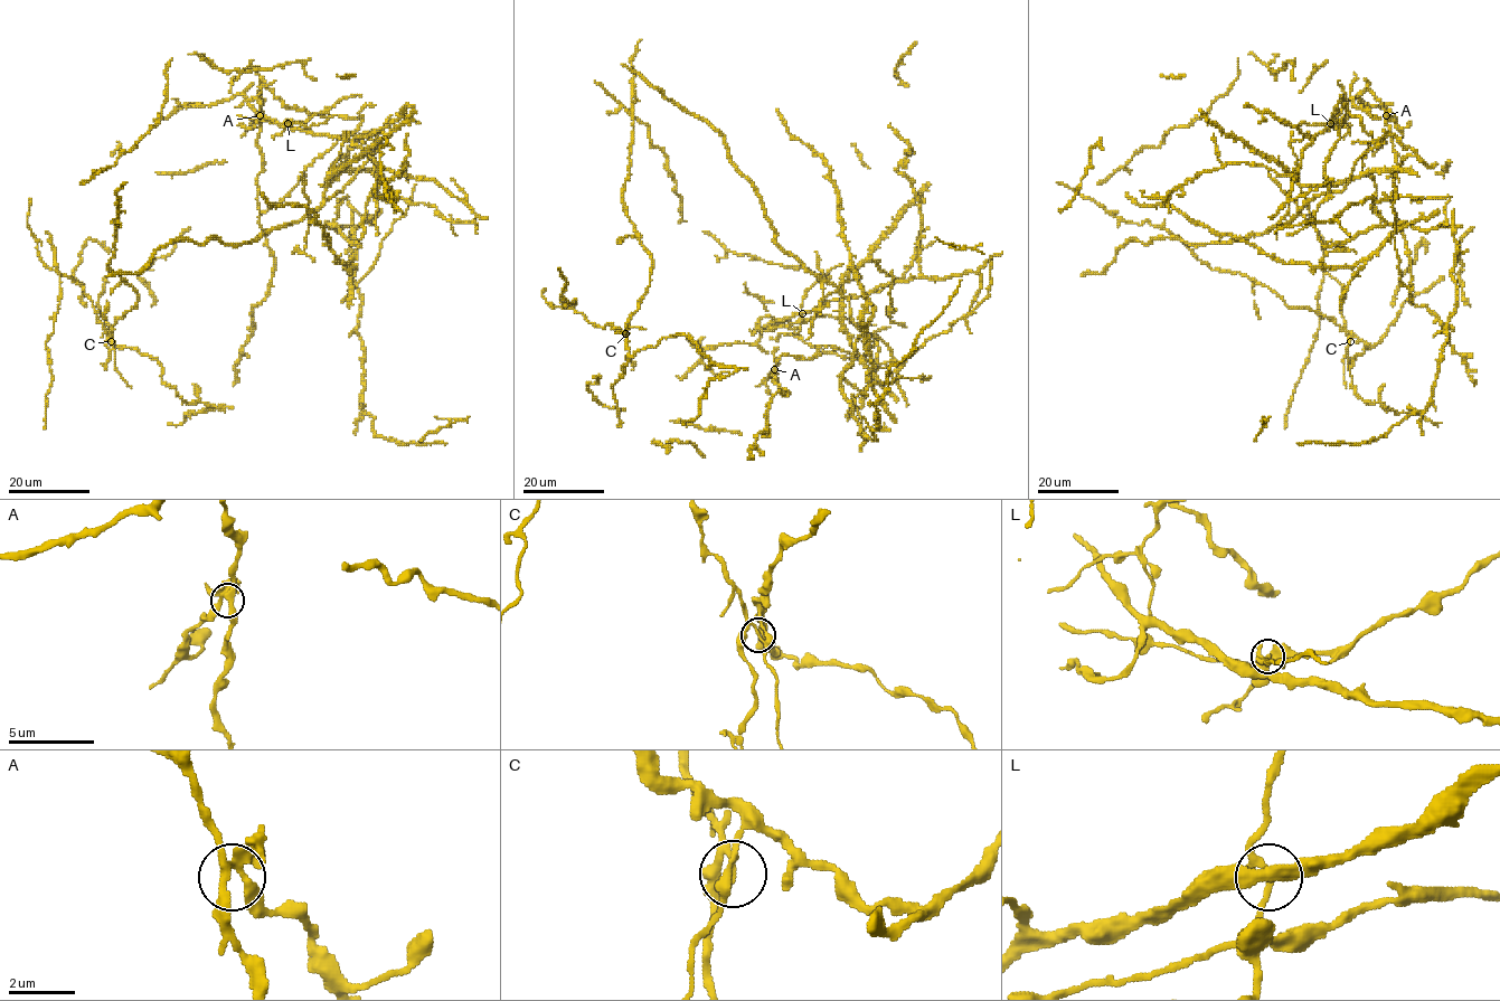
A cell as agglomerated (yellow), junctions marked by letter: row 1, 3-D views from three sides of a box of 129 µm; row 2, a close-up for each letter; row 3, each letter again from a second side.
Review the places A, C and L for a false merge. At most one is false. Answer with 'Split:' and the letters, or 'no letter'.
Split: C

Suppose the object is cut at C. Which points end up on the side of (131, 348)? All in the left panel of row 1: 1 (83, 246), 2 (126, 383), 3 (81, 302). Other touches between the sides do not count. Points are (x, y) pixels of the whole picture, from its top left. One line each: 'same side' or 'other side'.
1: same side
2: same side
3: same side

